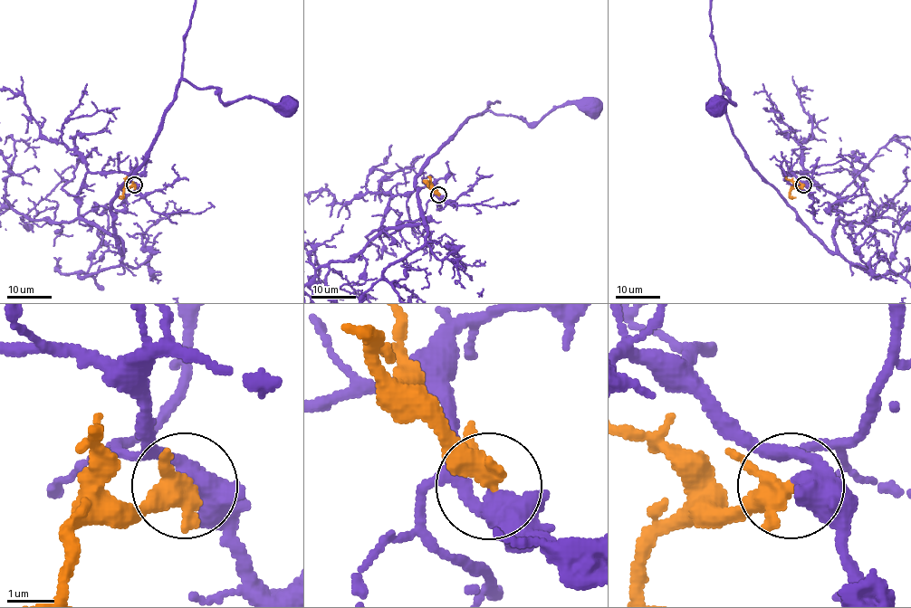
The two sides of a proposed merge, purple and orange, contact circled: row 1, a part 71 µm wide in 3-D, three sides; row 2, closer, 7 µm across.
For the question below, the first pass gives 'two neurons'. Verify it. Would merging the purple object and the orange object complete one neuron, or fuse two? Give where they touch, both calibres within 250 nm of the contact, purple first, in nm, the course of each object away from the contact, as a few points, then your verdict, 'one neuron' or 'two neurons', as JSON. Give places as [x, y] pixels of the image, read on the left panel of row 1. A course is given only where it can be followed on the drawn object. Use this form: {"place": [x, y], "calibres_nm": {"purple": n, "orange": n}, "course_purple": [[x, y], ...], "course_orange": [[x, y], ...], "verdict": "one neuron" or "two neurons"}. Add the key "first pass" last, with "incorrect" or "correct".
{"place": [134, 185], "calibres_nm": {"purple": 400, "orange": 360}, "course_purple": [[134, 185], [90, 173], [78, 192], [80, 215], [121, 251], [111, 199], [182, 80], [224, 103], [290, 107]], "course_orange": [[134, 185], [126, 187], [123, 197]], "verdict": "two neurons", "first pass": "correct"}

